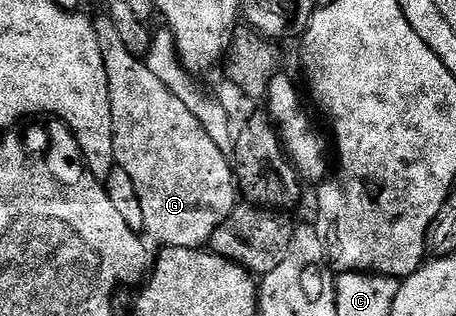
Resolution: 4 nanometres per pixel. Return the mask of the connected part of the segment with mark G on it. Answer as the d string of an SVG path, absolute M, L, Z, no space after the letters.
M107 16L97 17L94 22L100 52L106 64L106 76L110 88L110 104L114 120L114 156L116 165L125 170L133 180L138 203L145 220L143 233L149 239L160 242L161 247L194 248L207 247L212 233L232 214L238 204L236 175L229 157L222 154L214 140L200 122L199 113L192 110L147 66L147 61L126 52L126 44L114 28L114 20Z

